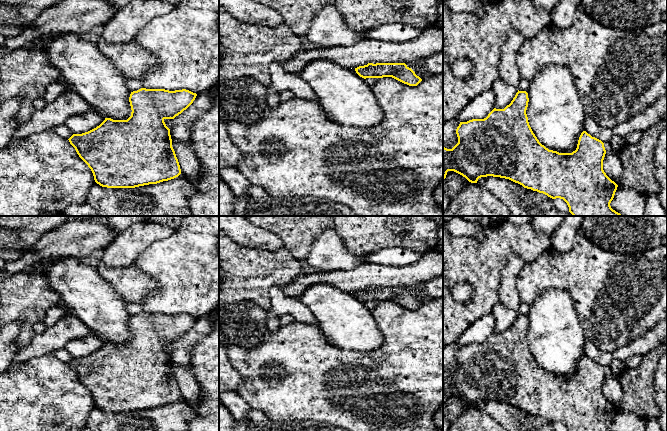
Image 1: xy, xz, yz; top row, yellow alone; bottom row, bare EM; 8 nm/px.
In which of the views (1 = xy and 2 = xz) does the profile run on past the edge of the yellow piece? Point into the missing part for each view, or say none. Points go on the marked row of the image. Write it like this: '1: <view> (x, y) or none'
1: none
2: none

